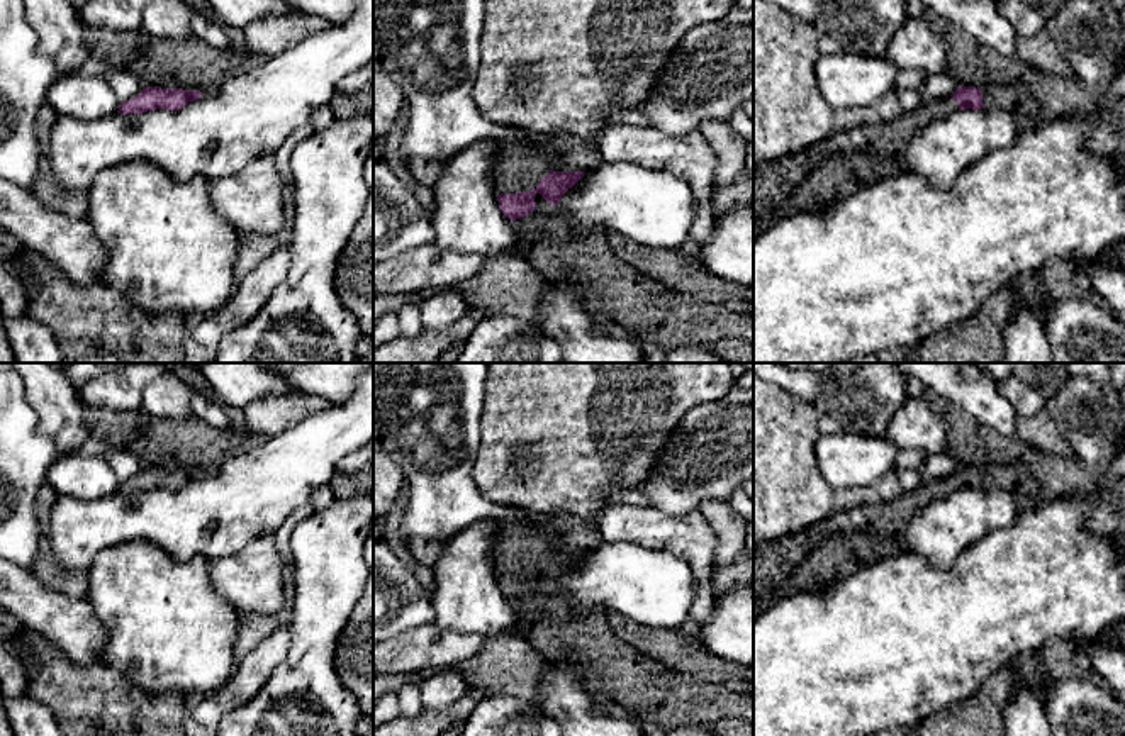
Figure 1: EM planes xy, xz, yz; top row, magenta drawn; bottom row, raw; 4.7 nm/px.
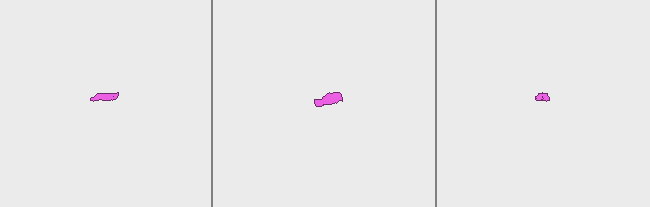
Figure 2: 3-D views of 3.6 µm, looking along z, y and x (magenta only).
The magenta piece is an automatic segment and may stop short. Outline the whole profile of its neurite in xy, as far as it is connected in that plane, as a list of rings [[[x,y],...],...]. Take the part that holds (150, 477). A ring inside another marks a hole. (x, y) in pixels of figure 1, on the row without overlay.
[[[144,466],[136,477],[120,482],[119,493],[143,493],[156,488],[178,490],[197,480],[202,471],[183,468]]]

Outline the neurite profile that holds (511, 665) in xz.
[[[509,633],[485,639],[475,656],[448,668],[456,668],[468,687],[536,704],[546,666],[548,660],[529,641]]]

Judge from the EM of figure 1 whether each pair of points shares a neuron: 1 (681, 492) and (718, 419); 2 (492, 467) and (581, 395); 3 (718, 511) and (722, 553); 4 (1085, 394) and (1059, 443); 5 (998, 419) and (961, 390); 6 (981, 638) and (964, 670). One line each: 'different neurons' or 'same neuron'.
1: same neuron
2: same neuron
3: same neuron
4: different neurons
5: same neuron
6: same neuron

